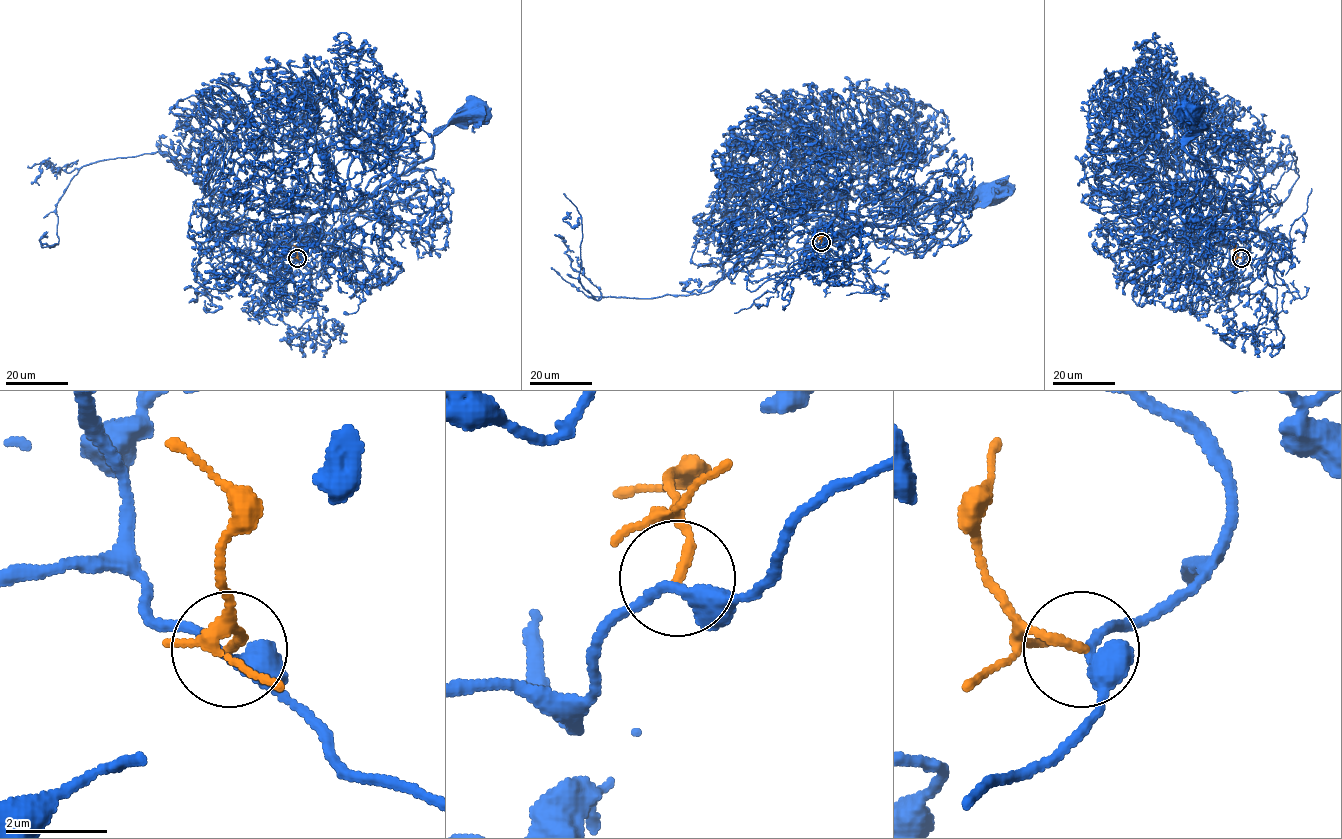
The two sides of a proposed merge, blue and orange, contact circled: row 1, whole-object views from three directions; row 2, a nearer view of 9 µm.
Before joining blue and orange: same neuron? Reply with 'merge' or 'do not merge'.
do not merge

